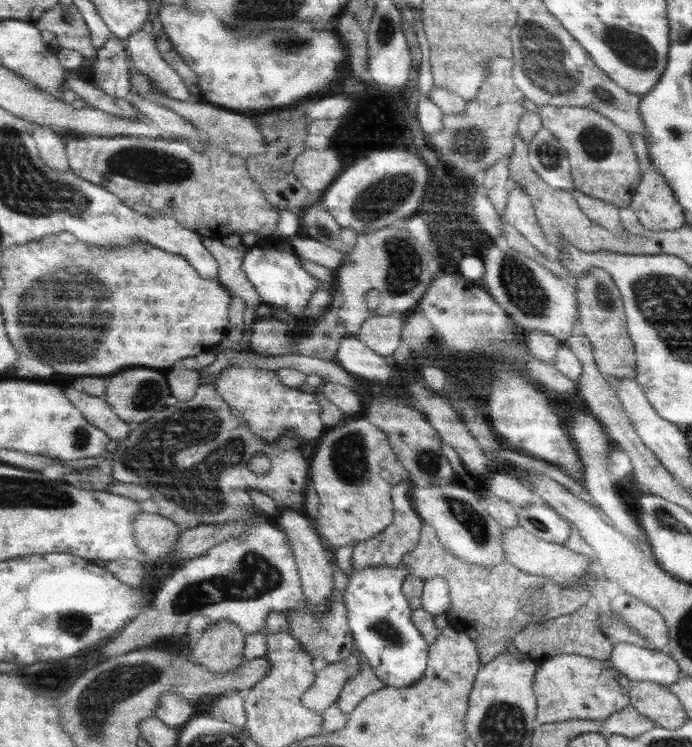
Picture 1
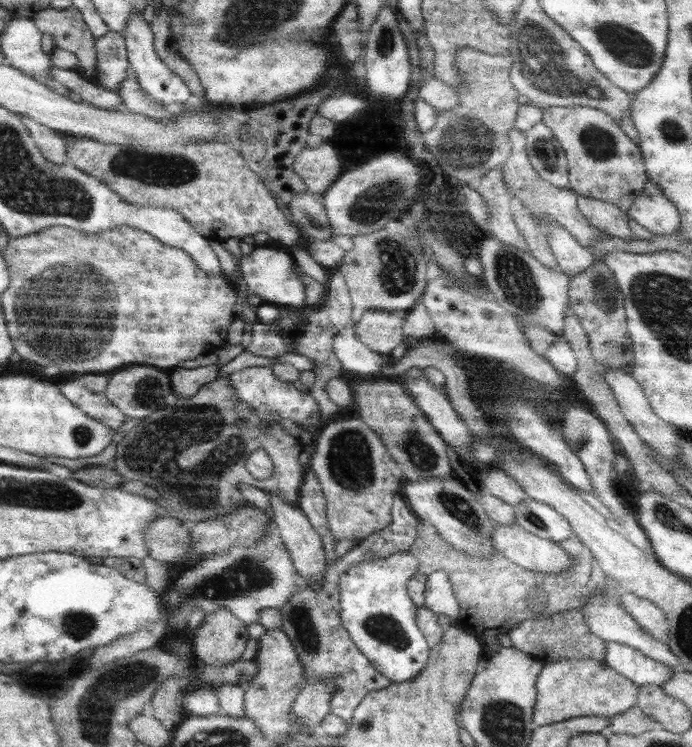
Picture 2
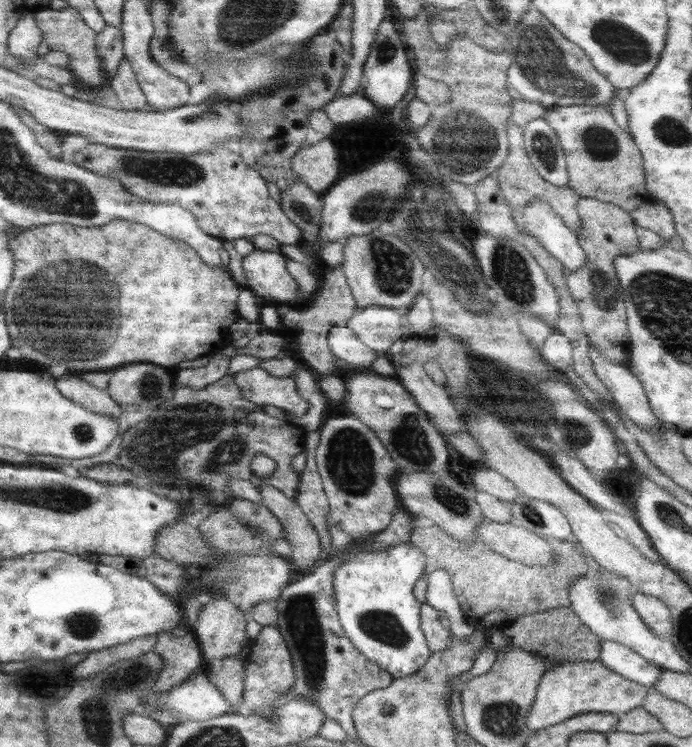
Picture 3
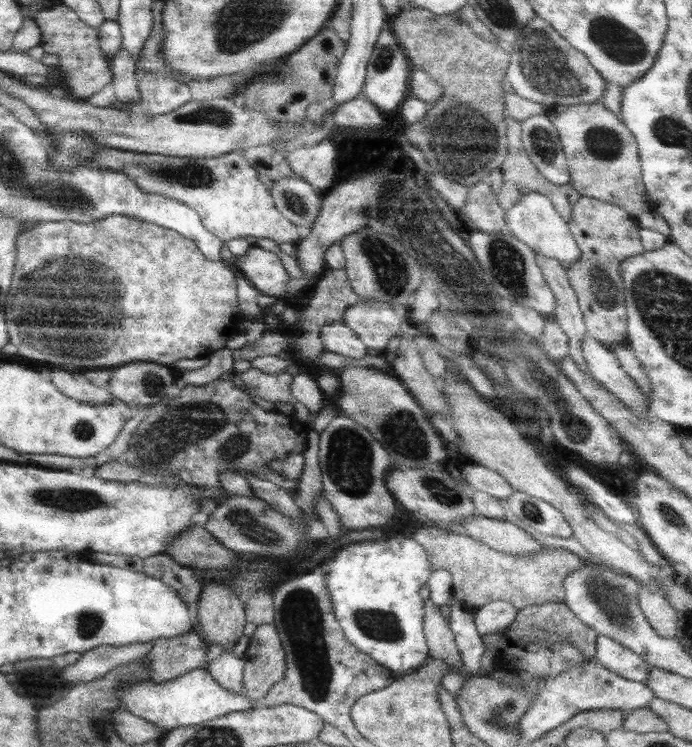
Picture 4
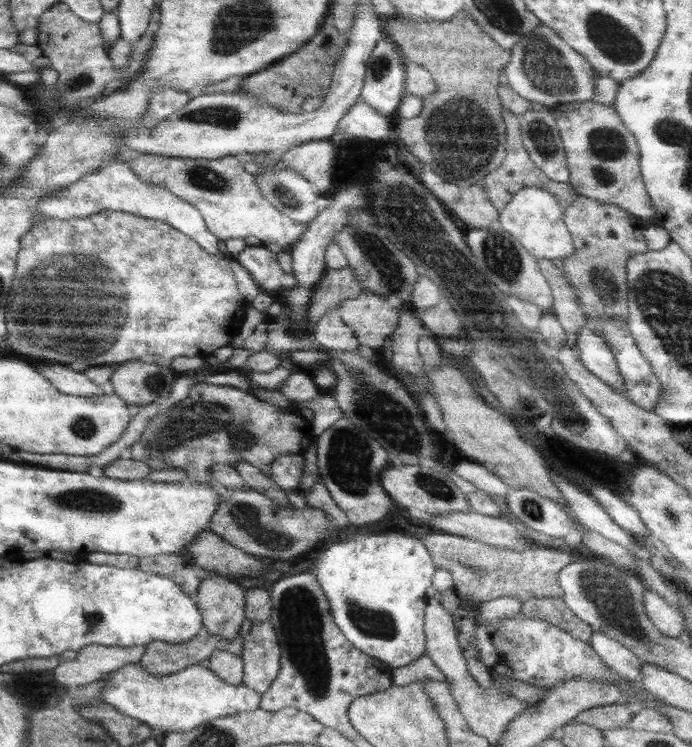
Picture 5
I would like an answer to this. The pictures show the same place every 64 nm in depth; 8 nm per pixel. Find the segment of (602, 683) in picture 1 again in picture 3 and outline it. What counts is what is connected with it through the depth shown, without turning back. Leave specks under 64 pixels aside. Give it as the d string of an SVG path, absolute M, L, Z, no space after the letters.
M568 661L562 662L556 667L547 666L538 686L534 704L526 714L526 727L532 731L541 730L542 728L560 724L570 717L582 713L612 713L621 717L629 710L642 707L642 703L646 699L646 693L648 693L646 686L640 686L637 682L624 678L620 673L616 673L602 665L600 661Z

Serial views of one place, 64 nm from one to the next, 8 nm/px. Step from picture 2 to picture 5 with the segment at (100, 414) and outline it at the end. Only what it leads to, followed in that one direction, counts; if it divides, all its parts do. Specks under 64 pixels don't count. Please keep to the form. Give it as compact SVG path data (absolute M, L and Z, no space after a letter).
M38 364L35 369L44 378L47 378L52 386L55 386L62 394L76 395L81 397L97 397L106 393L100 386L94 384L84 372L74 372L62 364Z

